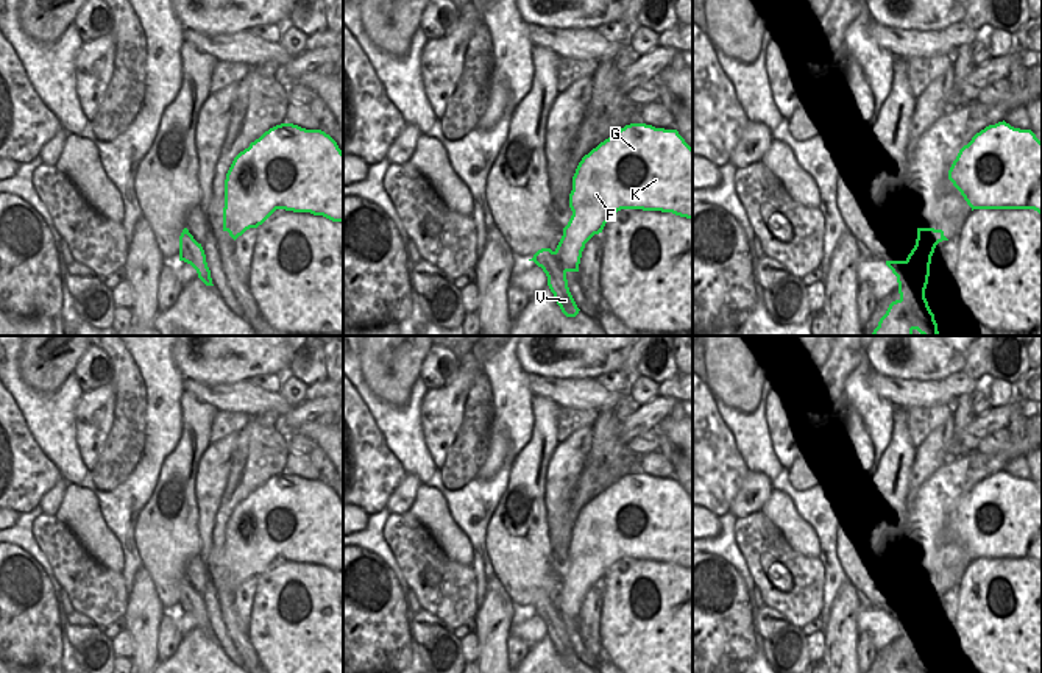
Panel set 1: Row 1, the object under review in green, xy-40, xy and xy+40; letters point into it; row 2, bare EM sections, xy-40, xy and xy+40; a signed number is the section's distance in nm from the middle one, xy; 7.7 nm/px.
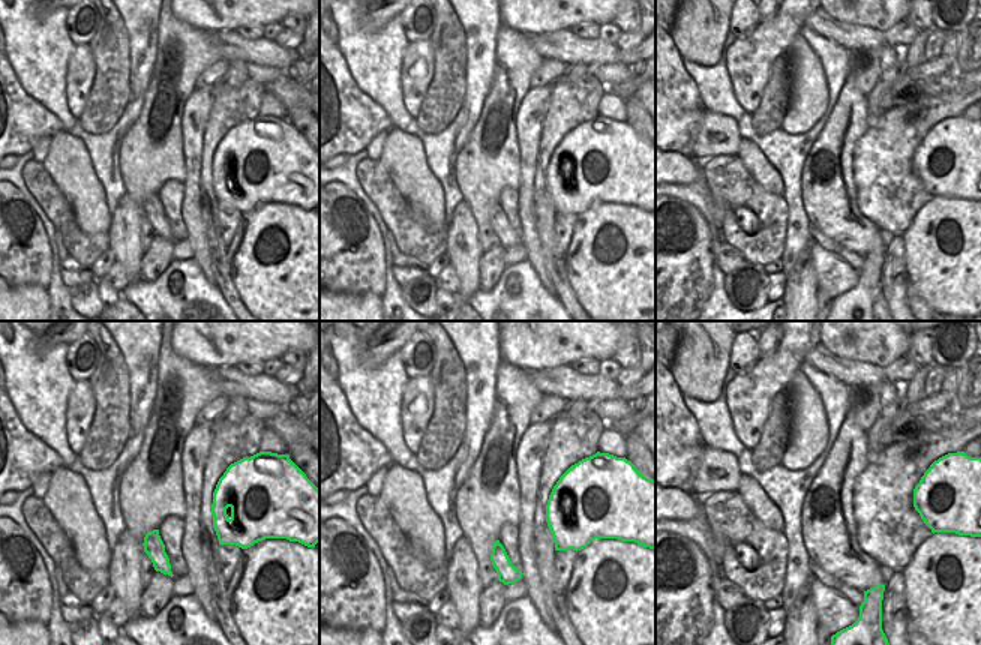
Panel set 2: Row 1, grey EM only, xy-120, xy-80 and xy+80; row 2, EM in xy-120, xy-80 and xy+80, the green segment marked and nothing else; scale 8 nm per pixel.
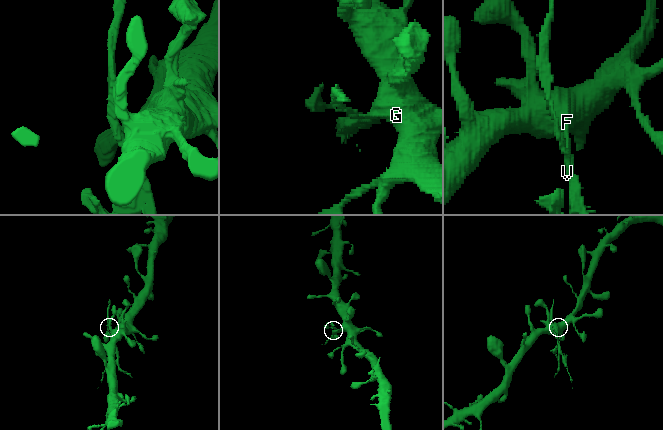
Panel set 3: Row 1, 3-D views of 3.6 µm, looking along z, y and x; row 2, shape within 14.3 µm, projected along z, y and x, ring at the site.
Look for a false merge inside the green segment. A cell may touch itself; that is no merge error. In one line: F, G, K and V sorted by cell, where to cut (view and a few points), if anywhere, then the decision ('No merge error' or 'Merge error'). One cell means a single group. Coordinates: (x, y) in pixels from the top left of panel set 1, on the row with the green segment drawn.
Groups: F G K / V. Split along xy (563, 235), (584, 244). Merge error

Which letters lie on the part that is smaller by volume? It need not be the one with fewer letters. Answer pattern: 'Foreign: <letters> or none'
Foreign: V

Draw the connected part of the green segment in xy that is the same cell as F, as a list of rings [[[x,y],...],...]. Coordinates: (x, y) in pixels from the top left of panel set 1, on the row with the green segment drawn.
[[[630,123],[601,142],[579,162],[569,194],[572,215],[563,236],[587,244],[621,209],[672,212],[693,219],[693,148],[677,130]]]

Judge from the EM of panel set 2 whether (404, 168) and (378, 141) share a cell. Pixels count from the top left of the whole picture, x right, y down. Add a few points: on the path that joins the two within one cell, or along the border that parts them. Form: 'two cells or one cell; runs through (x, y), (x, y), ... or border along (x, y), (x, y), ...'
two cells; border along (387, 132), (384, 149), (378, 159)

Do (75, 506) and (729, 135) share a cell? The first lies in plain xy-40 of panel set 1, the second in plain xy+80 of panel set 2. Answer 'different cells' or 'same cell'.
different cells

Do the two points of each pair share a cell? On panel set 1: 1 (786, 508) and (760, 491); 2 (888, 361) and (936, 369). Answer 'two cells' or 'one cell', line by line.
1: two cells
2: one cell

